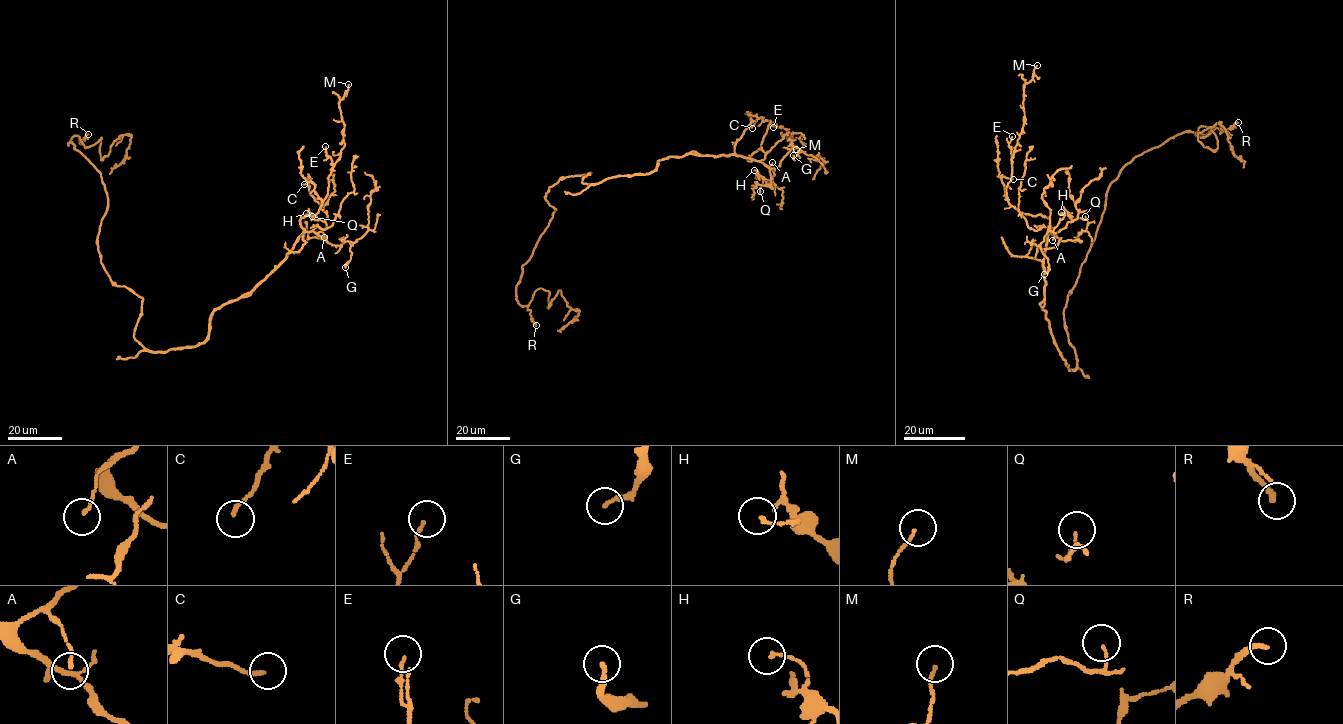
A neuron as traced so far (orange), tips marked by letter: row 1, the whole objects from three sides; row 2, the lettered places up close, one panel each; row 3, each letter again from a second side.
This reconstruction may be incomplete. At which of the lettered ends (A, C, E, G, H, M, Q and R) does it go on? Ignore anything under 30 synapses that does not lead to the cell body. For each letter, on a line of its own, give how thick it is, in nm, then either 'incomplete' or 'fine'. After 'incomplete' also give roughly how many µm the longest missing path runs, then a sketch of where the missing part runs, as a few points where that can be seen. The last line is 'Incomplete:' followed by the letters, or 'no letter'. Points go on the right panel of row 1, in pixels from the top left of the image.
A: 120 nm | fine
C: 160 nm | fine
E: 100 nm | fine
G: 180 nm | fine
H: 120 nm | fine
M: 120 nm | fine
Q: 80 nm | fine
R: 190 nm | incomplete | 35 µm | (1238, 122), (1253, 98), (1266, 93), (1276, 93), (1286, 107), (1283, 118), (1275, 119)
Incomplete: R

